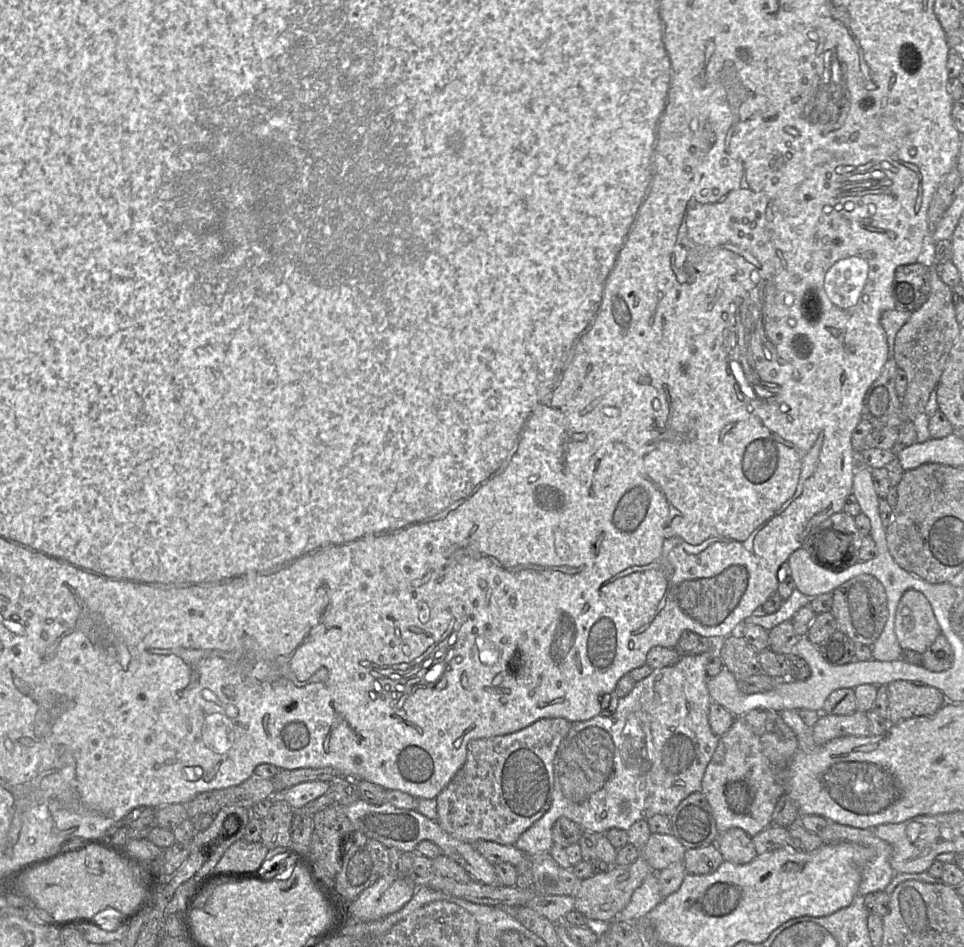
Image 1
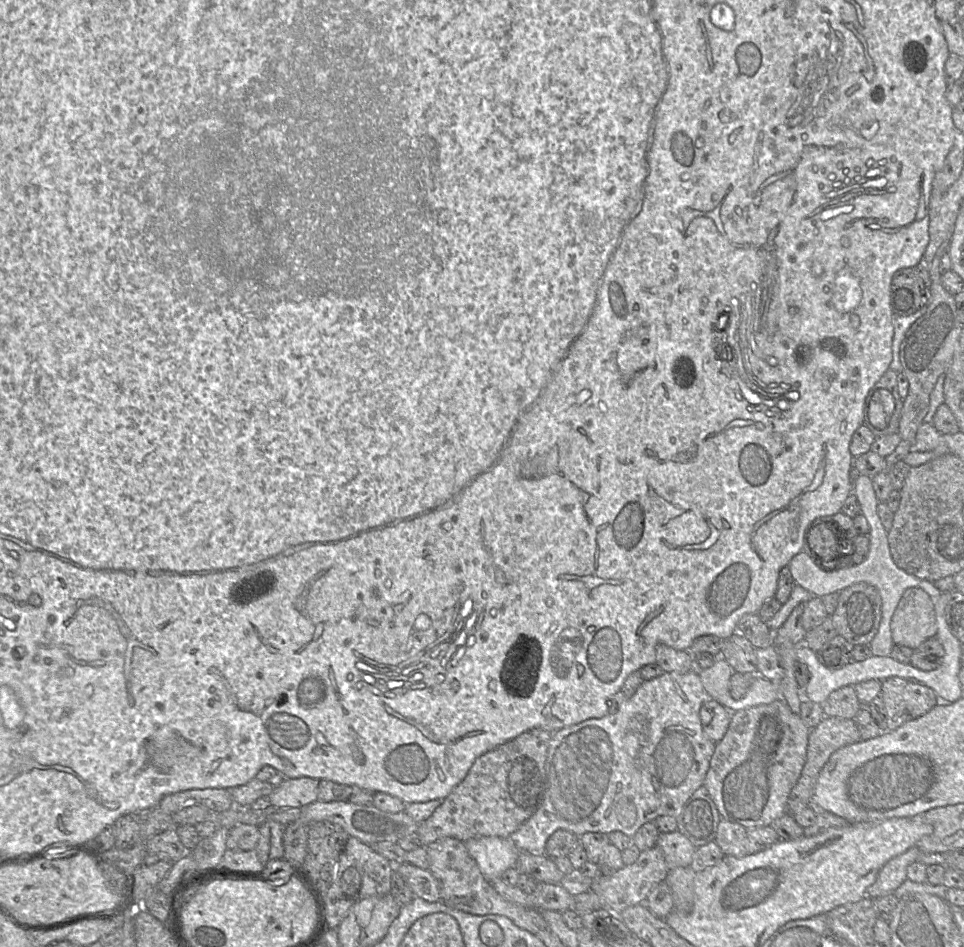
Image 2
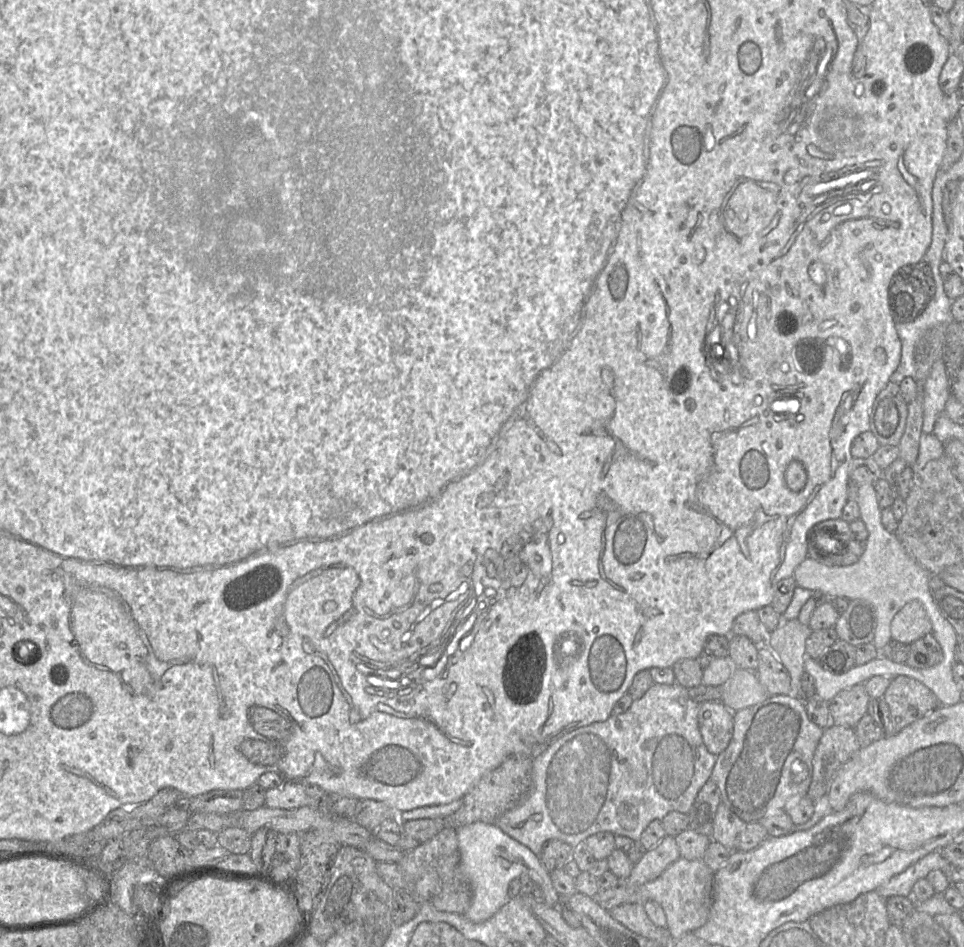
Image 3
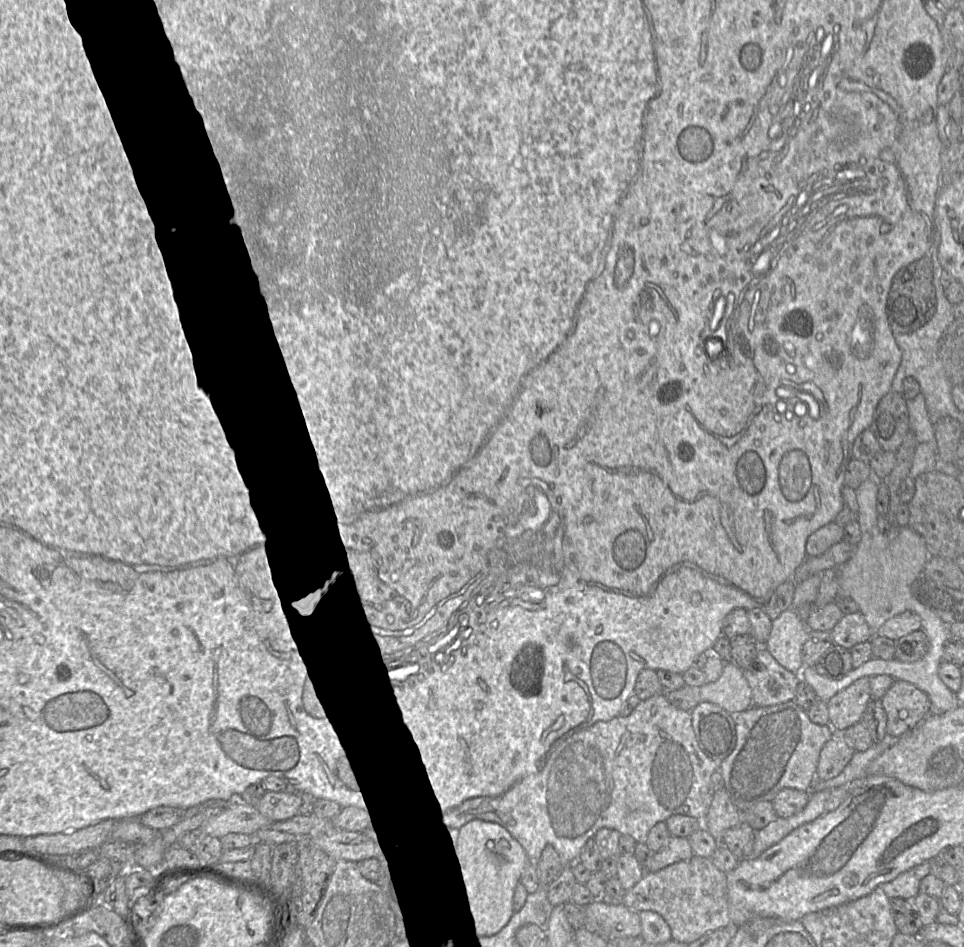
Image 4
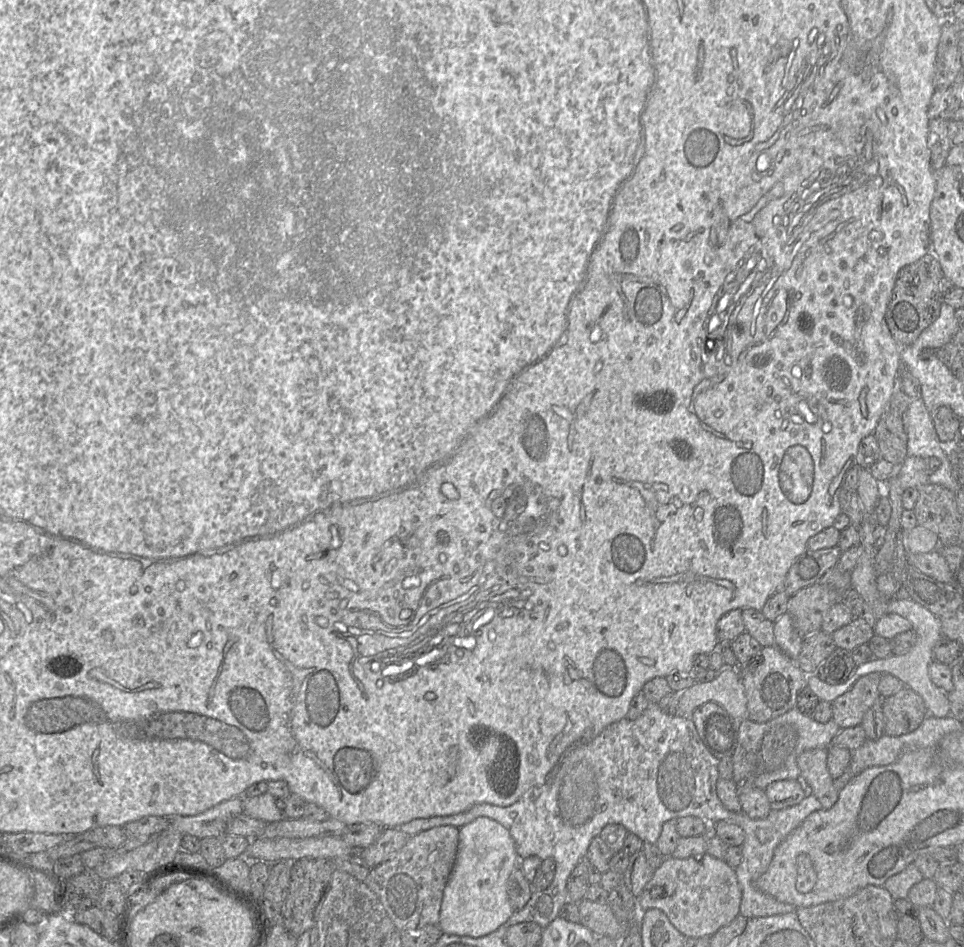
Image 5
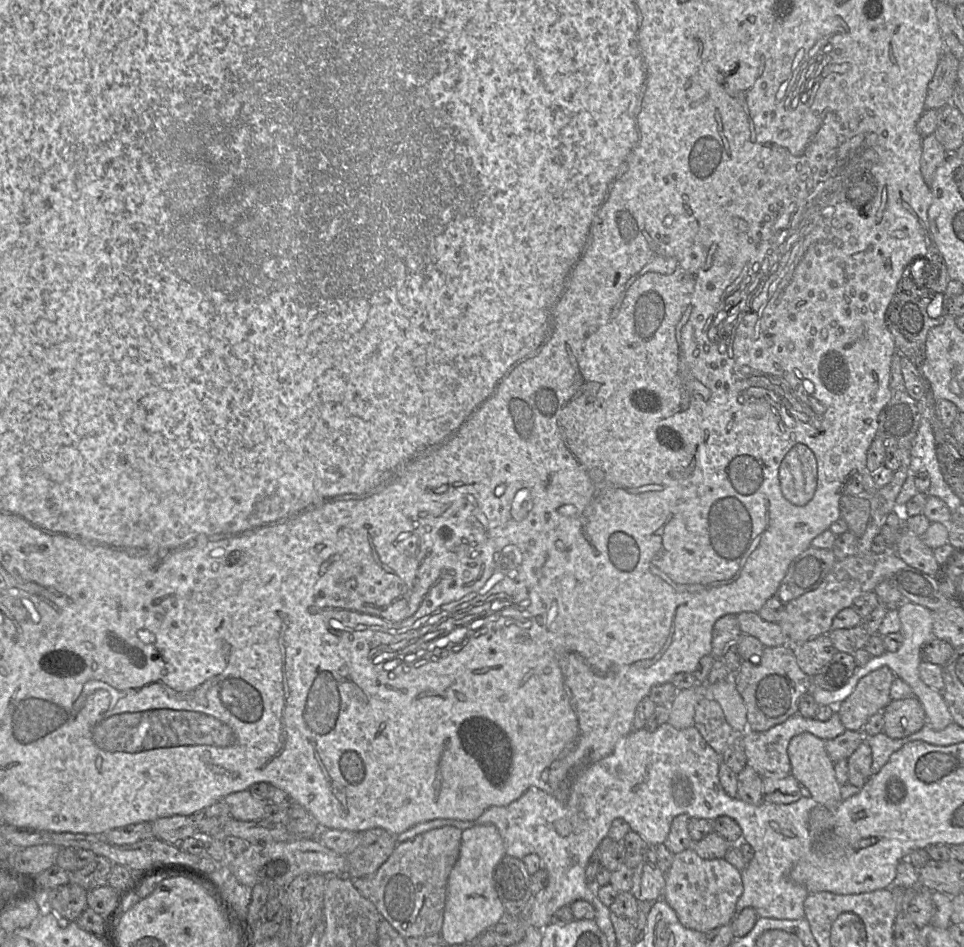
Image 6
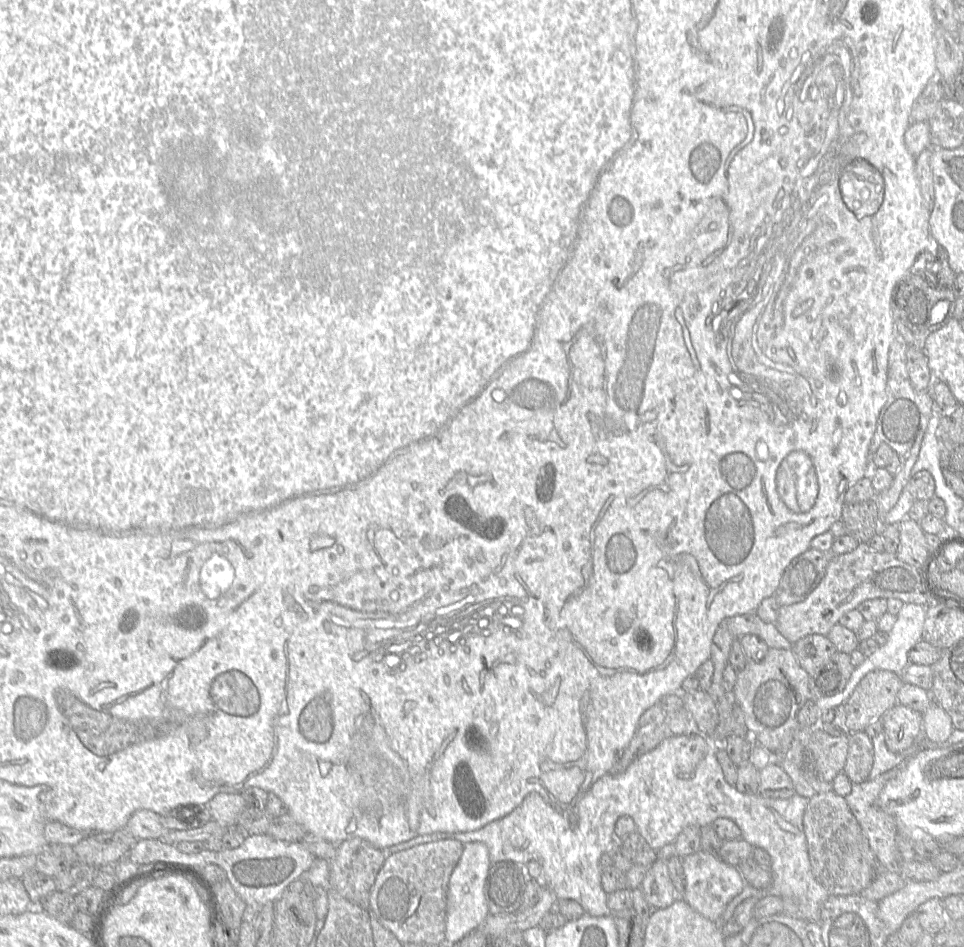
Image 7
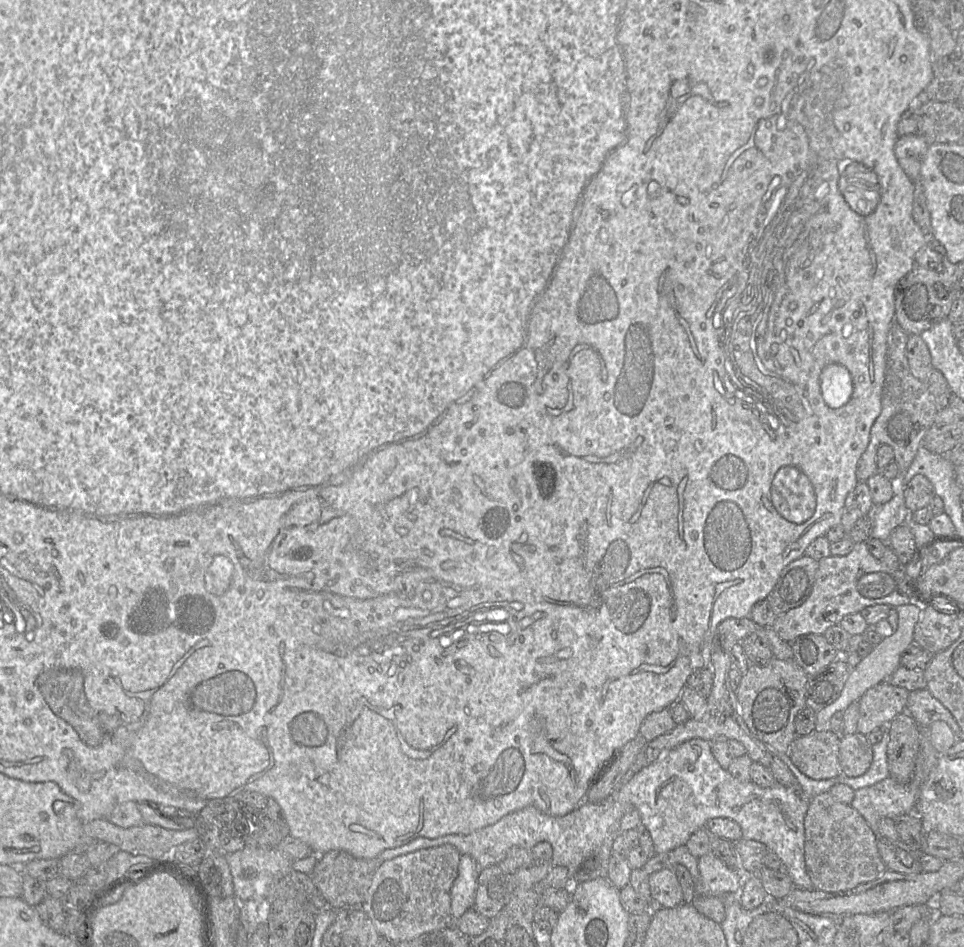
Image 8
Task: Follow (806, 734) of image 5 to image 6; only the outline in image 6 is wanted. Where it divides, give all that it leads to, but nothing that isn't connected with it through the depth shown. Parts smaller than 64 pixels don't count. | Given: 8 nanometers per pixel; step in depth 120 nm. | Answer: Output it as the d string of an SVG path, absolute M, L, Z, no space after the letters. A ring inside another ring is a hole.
M837 711L827 721L819 721L815 718L806 719L798 713L788 718L785 722L776 725L764 732L746 730L742 735L742 742L746 755L746 765L751 767L761 777L789 775L791 764L788 758L788 745L790 740L801 734L810 733L817 738L826 741L841 735L846 728L843 726Z

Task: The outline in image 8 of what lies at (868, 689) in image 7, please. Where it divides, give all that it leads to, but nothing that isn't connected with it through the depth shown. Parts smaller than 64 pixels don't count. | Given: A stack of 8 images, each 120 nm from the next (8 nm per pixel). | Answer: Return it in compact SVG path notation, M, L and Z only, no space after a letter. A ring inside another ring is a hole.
M888 681L870 688L858 701L860 716L857 731L868 735L887 726L898 714L906 711L909 691Z

